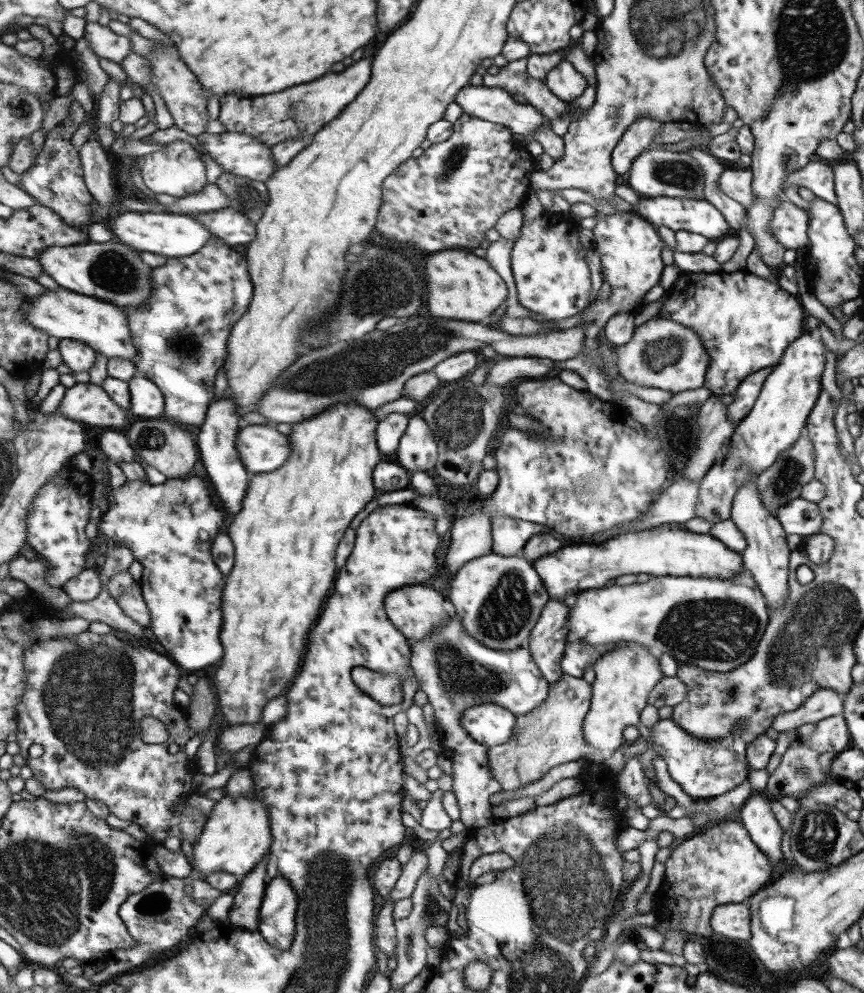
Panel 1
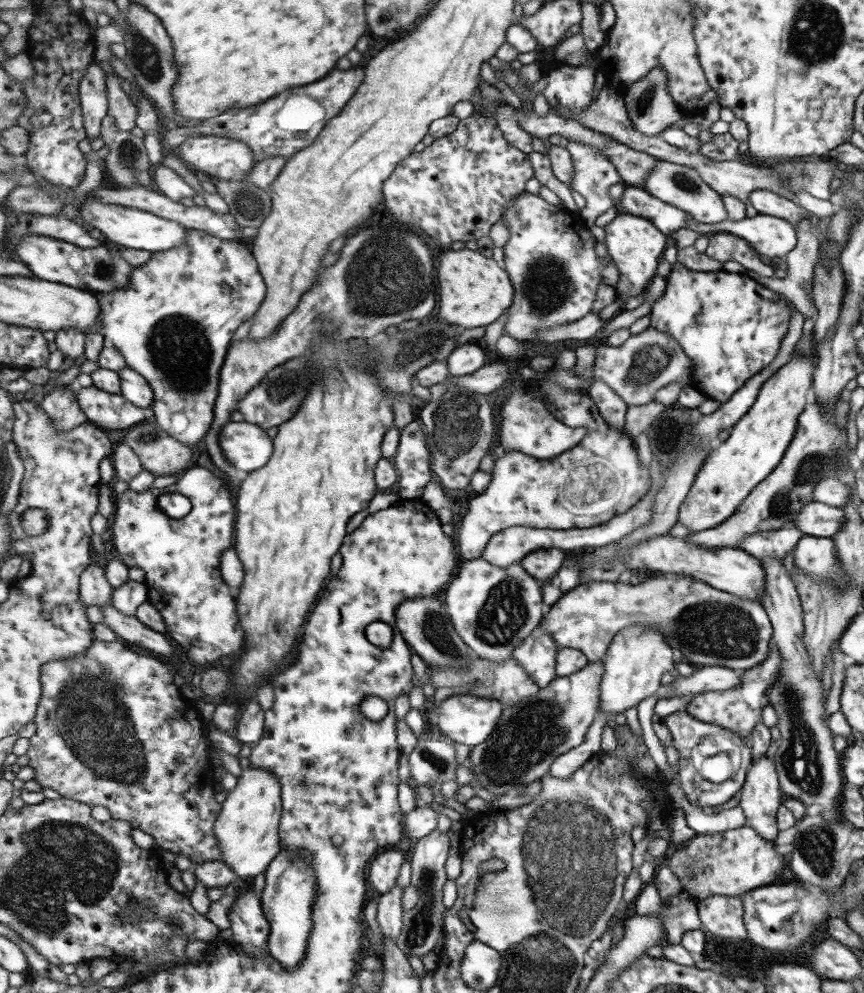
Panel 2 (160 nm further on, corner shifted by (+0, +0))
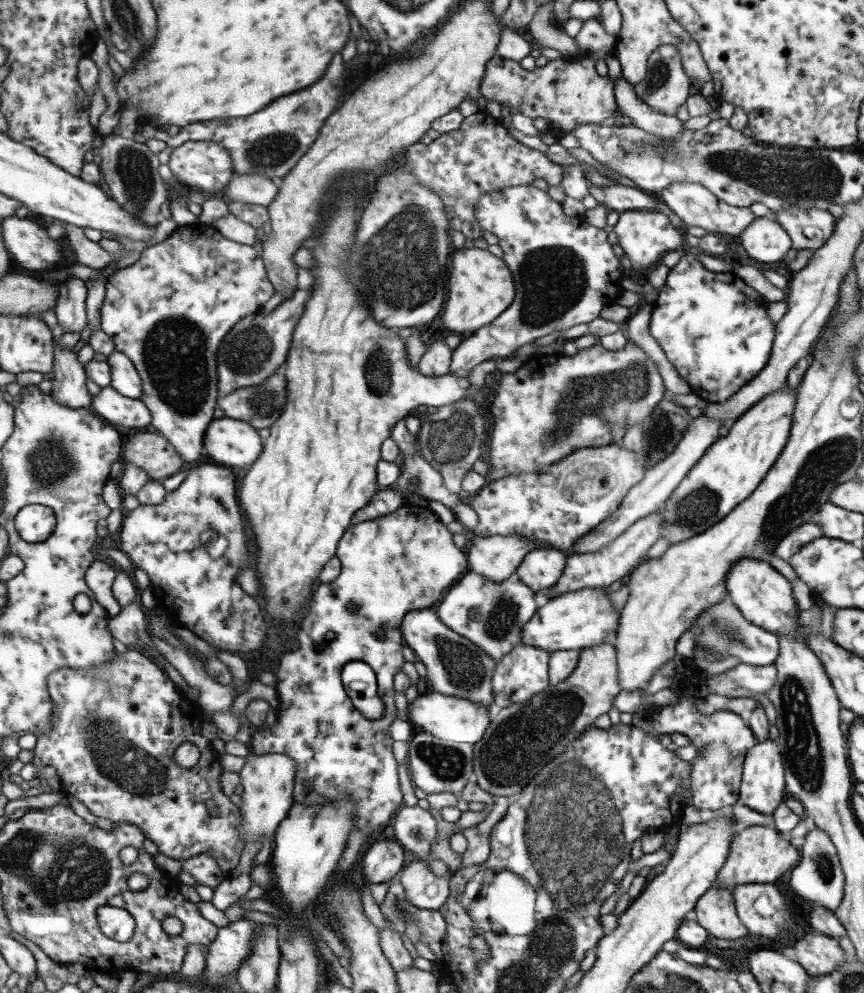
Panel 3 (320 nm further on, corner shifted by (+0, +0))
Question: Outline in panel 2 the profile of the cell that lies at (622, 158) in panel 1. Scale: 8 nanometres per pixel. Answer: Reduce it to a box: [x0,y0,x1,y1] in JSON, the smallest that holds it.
[621,67,683,136]

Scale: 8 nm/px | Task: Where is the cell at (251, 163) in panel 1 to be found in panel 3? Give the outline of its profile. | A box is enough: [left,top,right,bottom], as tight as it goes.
[168,140,237,195]

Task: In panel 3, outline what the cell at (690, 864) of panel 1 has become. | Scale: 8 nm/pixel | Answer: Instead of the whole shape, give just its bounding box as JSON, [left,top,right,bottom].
[716,826,799,889]

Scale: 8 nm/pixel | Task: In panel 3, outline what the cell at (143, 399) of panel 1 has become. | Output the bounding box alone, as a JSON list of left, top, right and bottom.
[107,351,144,399]

